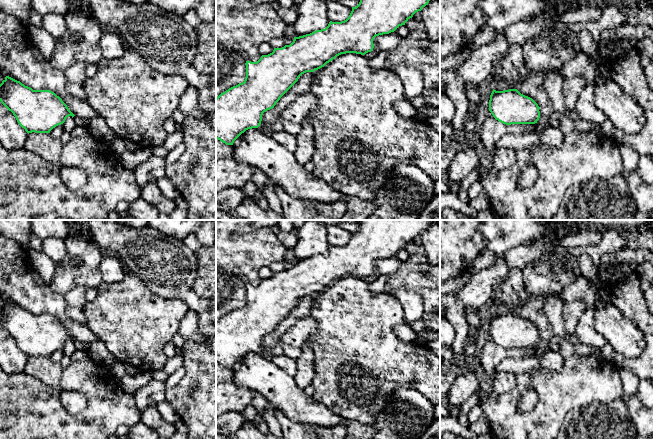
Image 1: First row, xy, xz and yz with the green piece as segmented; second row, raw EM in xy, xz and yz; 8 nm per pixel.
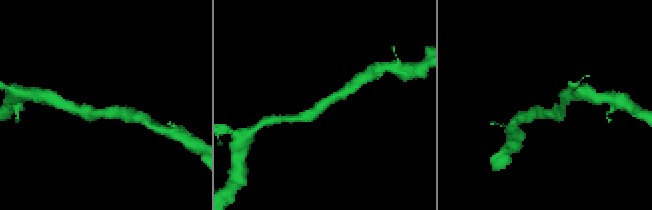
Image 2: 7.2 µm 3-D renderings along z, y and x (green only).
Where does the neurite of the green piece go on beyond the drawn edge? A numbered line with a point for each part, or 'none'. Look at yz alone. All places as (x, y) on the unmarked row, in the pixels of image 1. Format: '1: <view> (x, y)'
none

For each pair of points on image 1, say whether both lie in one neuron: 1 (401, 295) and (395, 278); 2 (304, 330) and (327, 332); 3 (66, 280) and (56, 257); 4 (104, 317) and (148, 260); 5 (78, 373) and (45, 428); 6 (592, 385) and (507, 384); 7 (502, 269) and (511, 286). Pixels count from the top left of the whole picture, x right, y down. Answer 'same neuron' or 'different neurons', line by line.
1: different neurons
2: different neurons
3: different neurons
4: different neurons
5: same neuron
6: different neurons
7: different neurons

